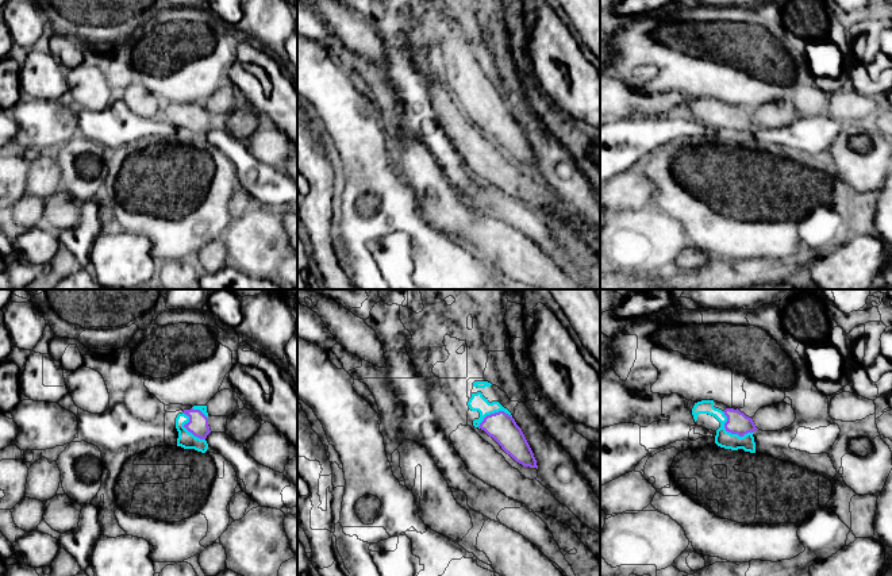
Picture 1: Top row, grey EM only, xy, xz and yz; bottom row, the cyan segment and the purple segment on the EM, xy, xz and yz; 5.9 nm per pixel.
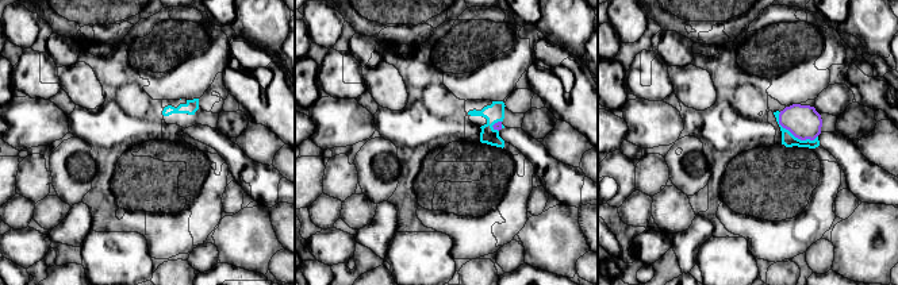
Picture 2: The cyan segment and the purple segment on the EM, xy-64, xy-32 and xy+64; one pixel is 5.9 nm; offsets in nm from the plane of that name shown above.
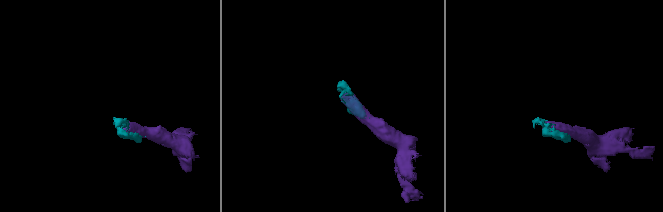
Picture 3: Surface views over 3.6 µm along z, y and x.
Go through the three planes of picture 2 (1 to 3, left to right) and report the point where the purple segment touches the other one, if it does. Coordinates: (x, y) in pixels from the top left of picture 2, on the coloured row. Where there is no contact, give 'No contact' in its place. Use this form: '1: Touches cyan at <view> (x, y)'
1: No contact
2: Touches cyan at xy-32 (494, 123)
3: Touches cyan at xy+64 (793, 135)

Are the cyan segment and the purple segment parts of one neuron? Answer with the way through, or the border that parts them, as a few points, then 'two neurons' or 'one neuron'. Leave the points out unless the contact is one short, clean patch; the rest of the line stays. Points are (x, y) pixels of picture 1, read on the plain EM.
one neuron

